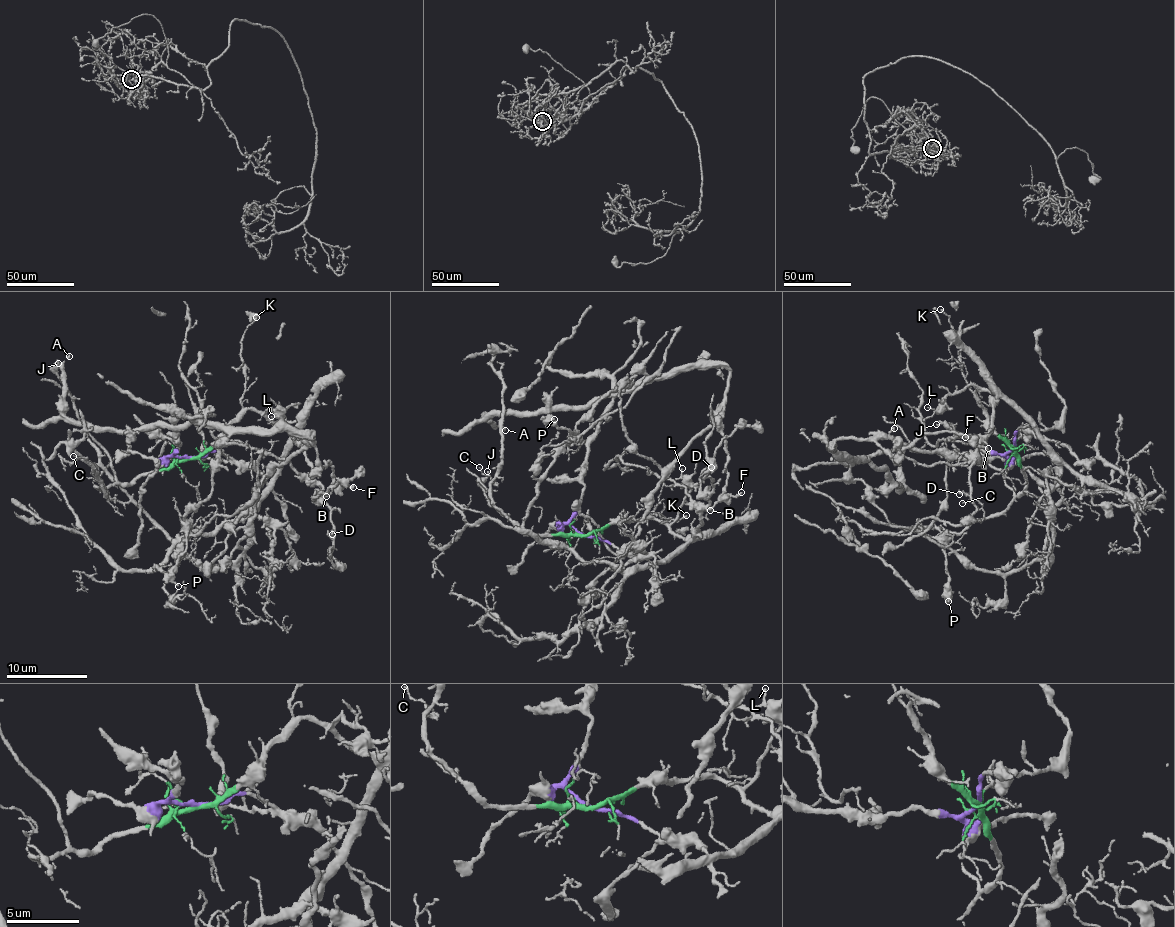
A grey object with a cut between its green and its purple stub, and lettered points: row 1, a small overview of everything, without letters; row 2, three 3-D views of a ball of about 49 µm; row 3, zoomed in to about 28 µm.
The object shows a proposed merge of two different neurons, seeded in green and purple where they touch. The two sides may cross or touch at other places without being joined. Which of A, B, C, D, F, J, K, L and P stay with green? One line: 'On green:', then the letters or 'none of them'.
On green: C, D, J, K, L

